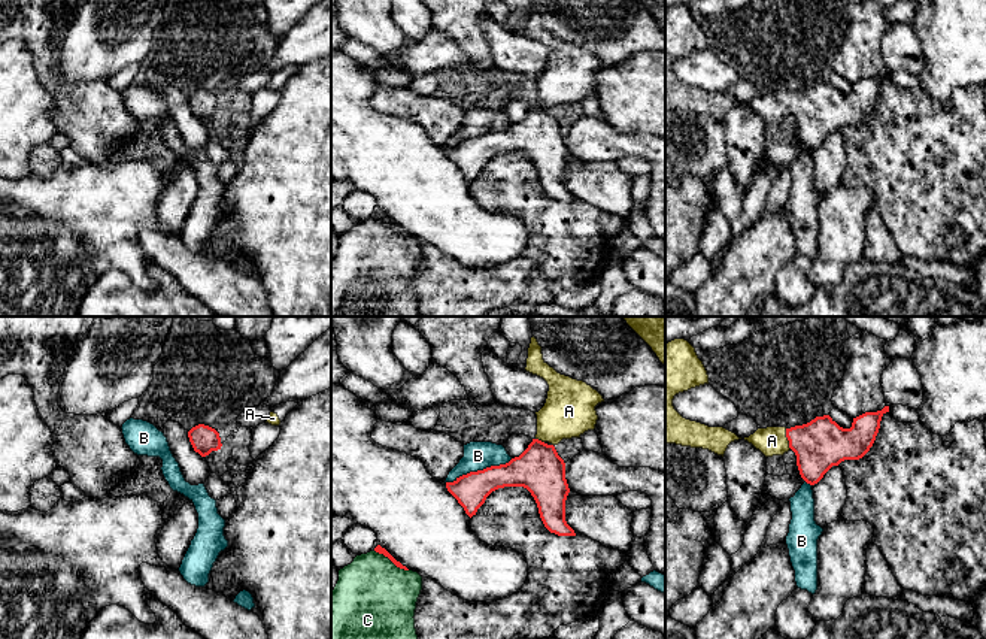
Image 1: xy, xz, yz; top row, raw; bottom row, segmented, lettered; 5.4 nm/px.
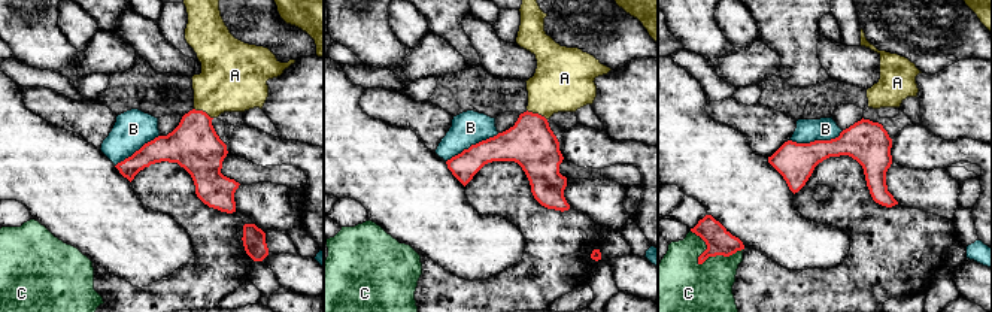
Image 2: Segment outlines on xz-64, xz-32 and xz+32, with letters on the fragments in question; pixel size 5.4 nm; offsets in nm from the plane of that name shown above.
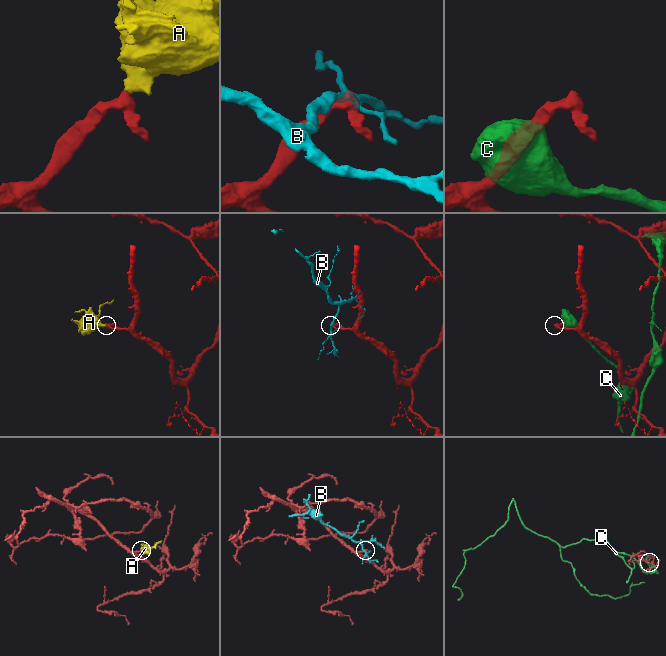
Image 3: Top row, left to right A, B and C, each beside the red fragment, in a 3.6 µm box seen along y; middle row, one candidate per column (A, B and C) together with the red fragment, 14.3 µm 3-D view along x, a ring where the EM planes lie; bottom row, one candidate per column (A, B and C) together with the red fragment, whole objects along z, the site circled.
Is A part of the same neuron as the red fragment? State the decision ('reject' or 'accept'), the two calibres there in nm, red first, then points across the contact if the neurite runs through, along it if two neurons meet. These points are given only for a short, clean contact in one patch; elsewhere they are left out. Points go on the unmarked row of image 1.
accept; calibres 280 and 160 nm; way yz (821, 109), (788, 105), (771, 106)

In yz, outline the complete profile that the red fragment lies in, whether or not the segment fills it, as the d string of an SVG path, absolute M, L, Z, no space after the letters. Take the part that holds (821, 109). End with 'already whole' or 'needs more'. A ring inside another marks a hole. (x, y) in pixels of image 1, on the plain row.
M889 72L865 78L853 84L850 94L843 94L829 81L823 81L791 94L758 94L744 106L765 122L783 121L792 115L801 143L814 151L832 131L844 125L859 125L870 116L886 78Z | needs more

